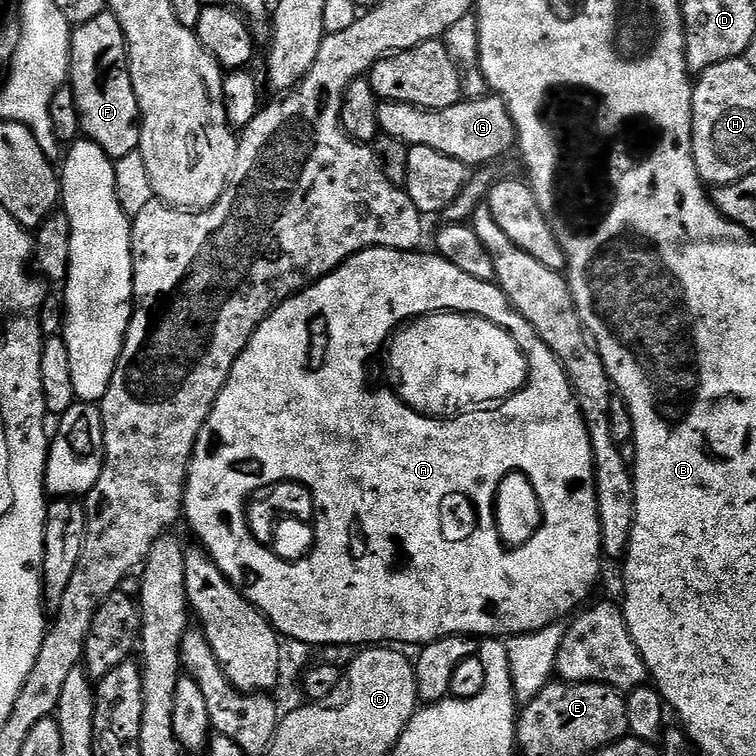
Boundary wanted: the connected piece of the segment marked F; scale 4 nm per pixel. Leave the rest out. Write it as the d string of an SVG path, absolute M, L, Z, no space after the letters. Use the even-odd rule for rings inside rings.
M106 10L98 18L73 27L70 87L78 106L80 131L87 139L102 146L114 162L139 149L140 107L128 69L126 38L112 12Z

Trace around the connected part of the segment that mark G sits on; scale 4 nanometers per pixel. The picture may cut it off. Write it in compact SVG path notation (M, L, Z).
M495 94L468 98L445 108L416 108L412 104L384 102L378 110L378 122L383 135L398 138L409 148L430 146L430 150L458 158L458 162L469 166L488 166L484 164L506 155L511 148L513 151L516 144L516 128L508 108Z

